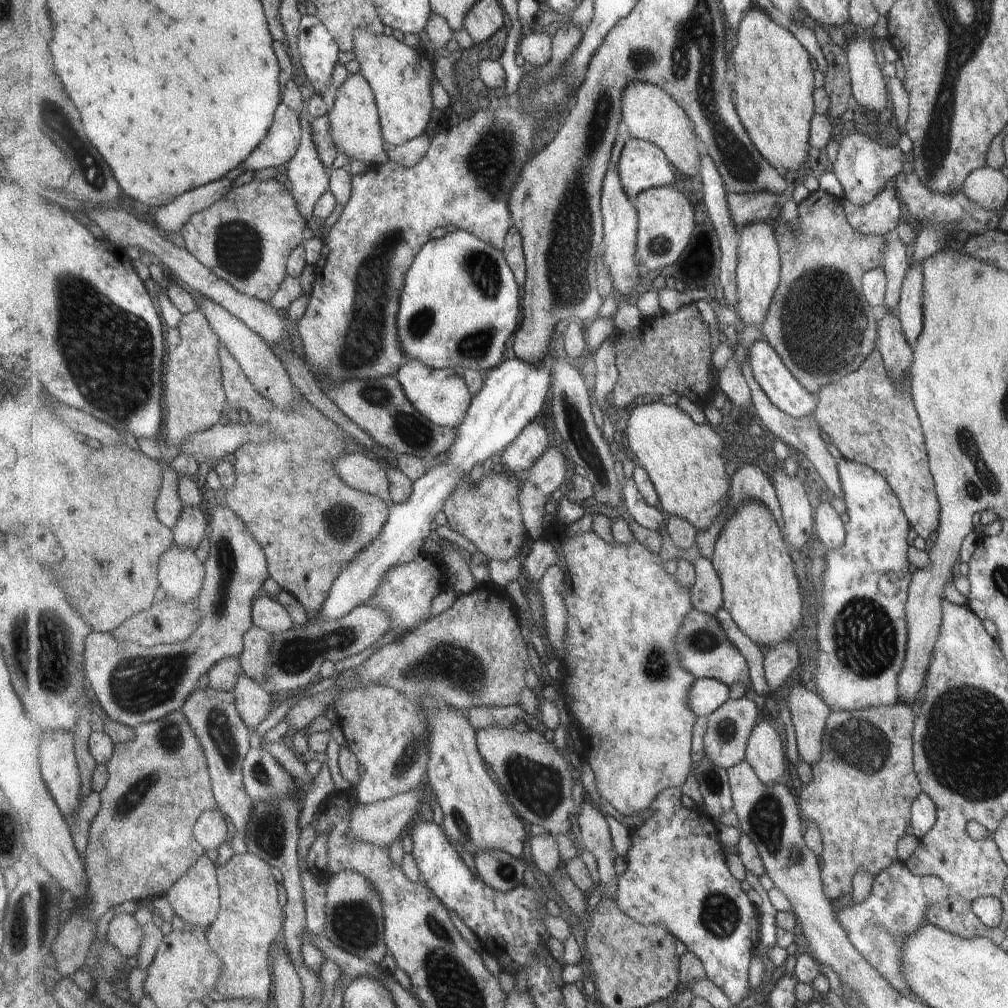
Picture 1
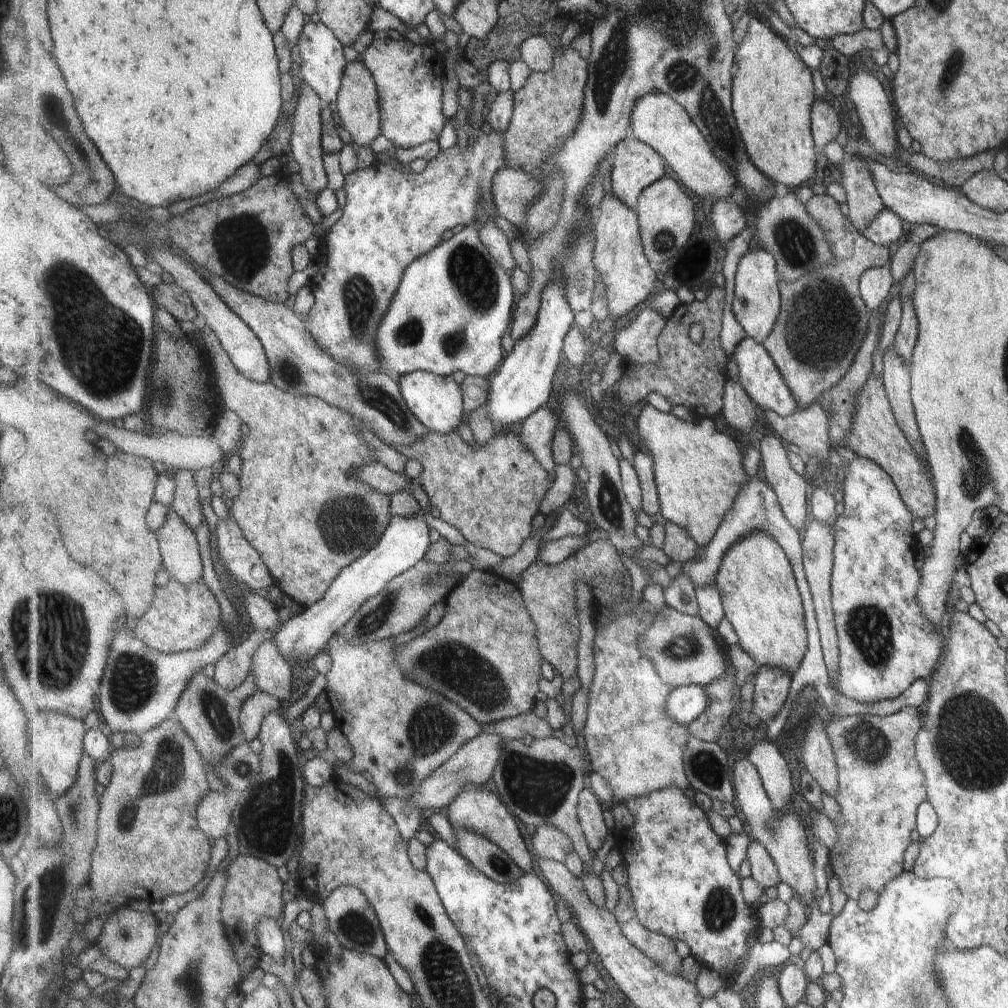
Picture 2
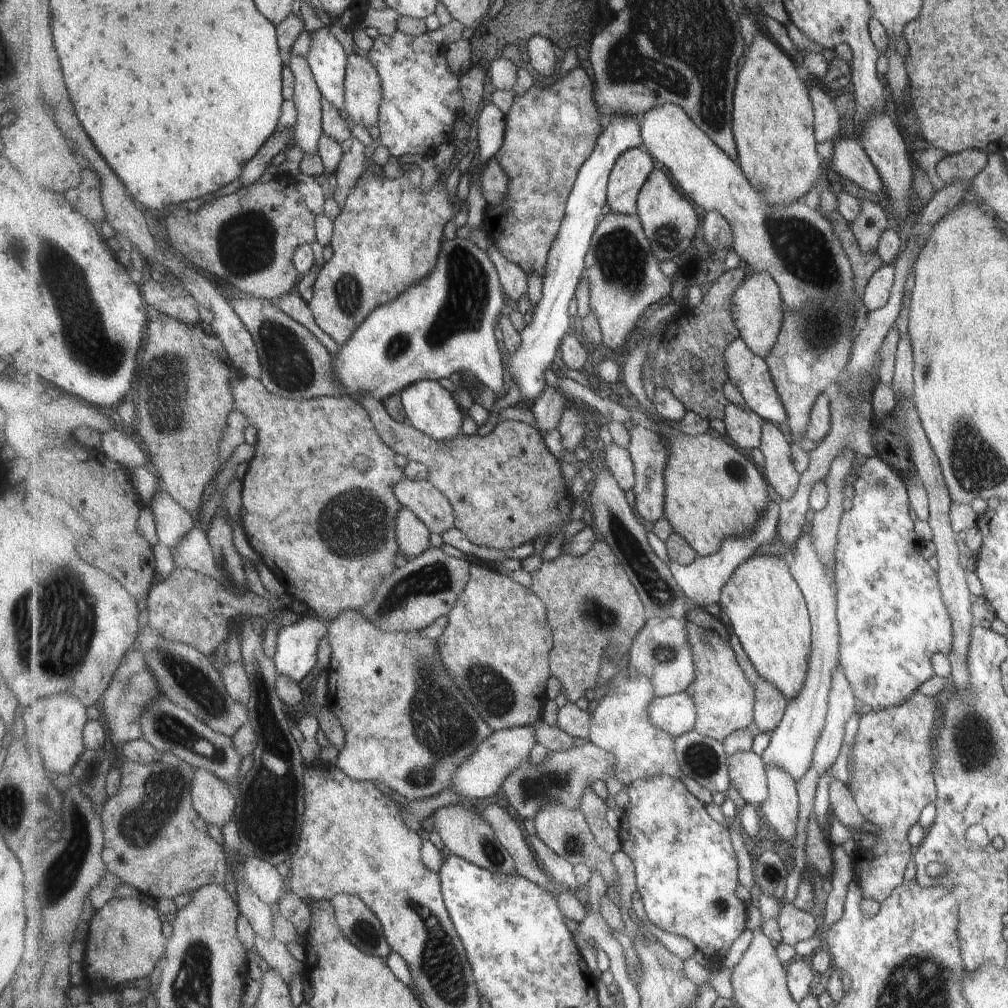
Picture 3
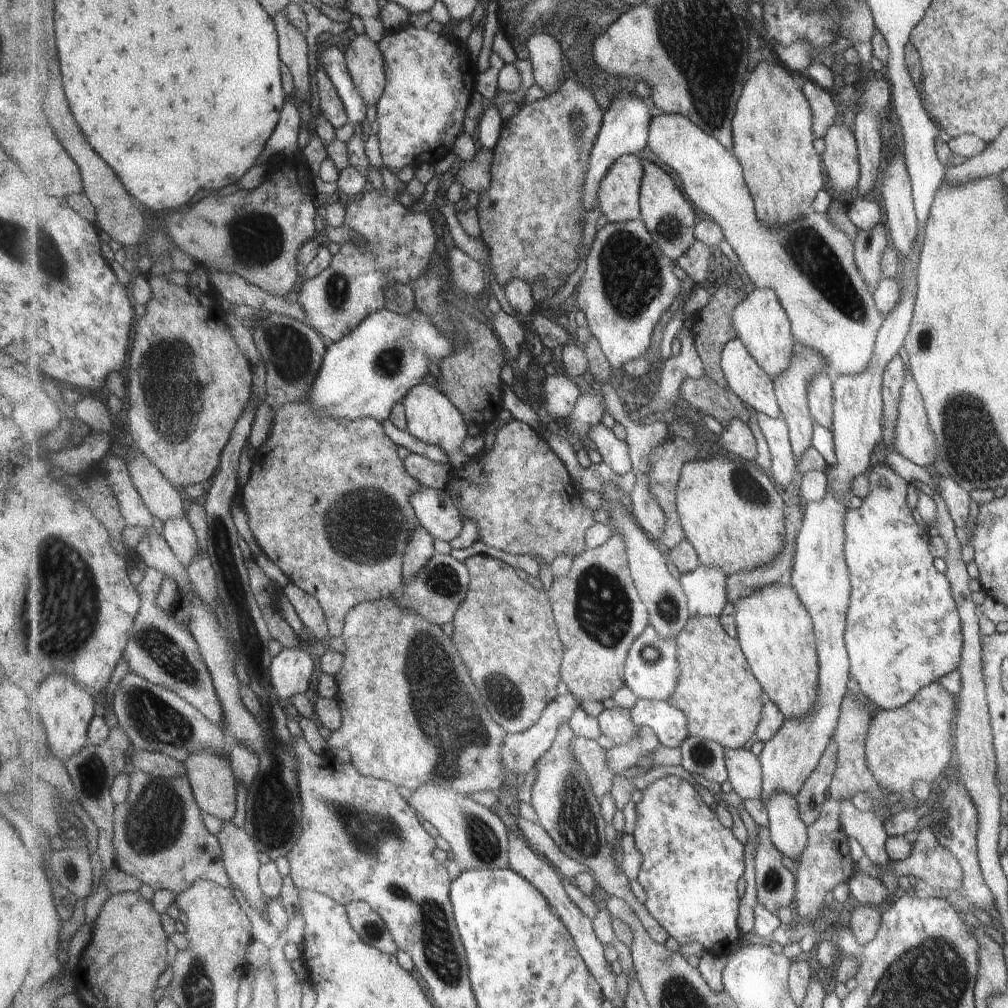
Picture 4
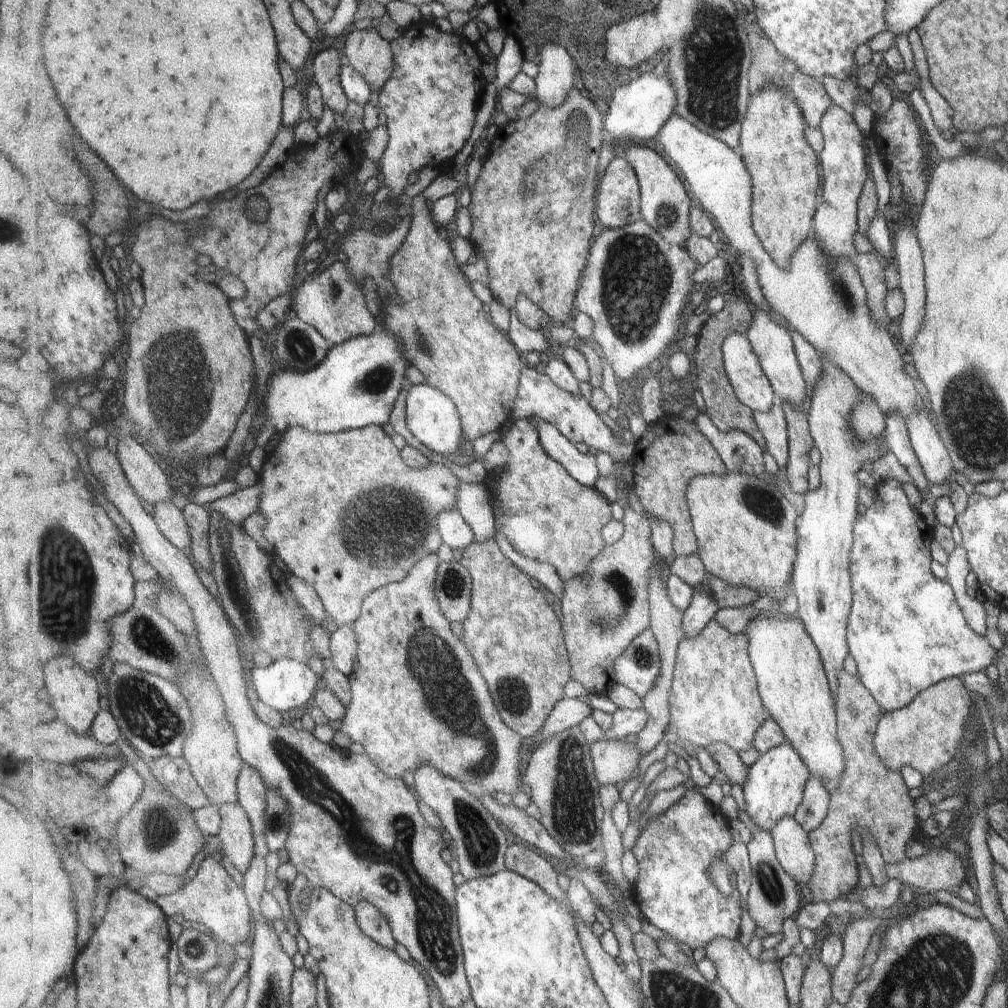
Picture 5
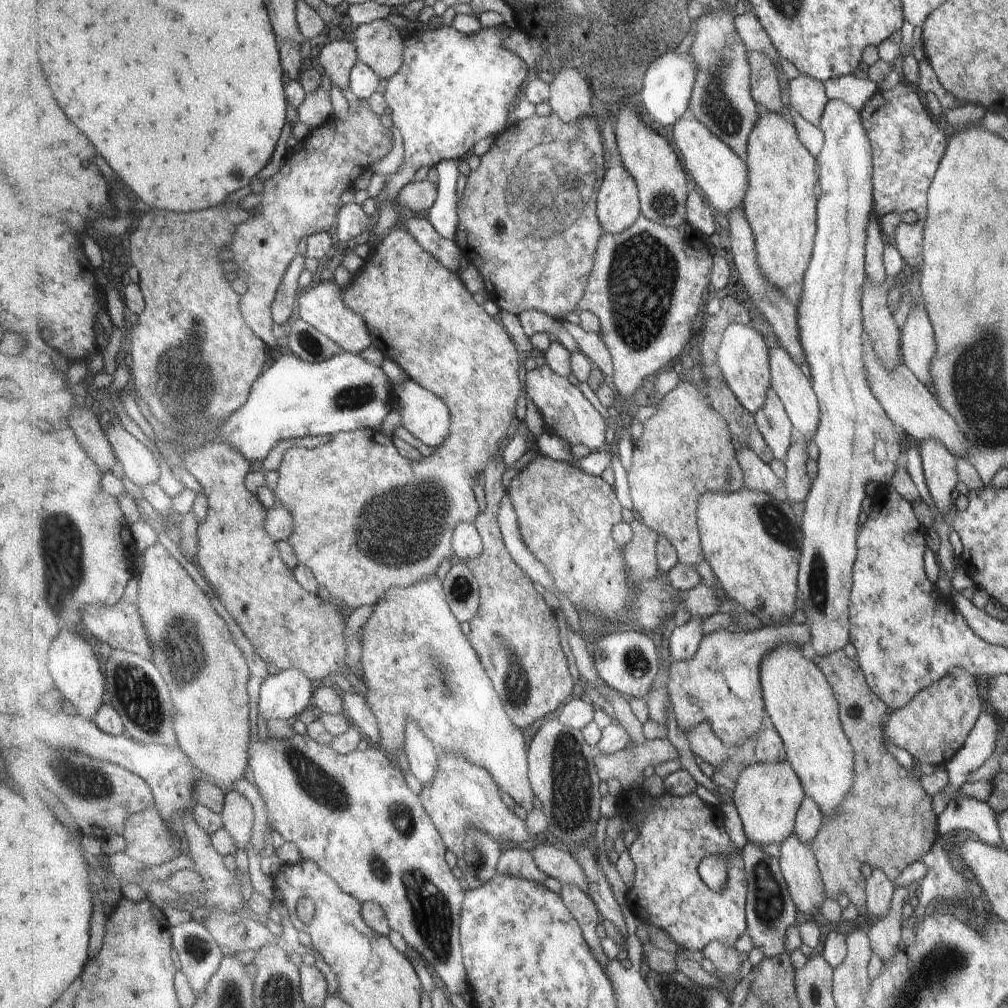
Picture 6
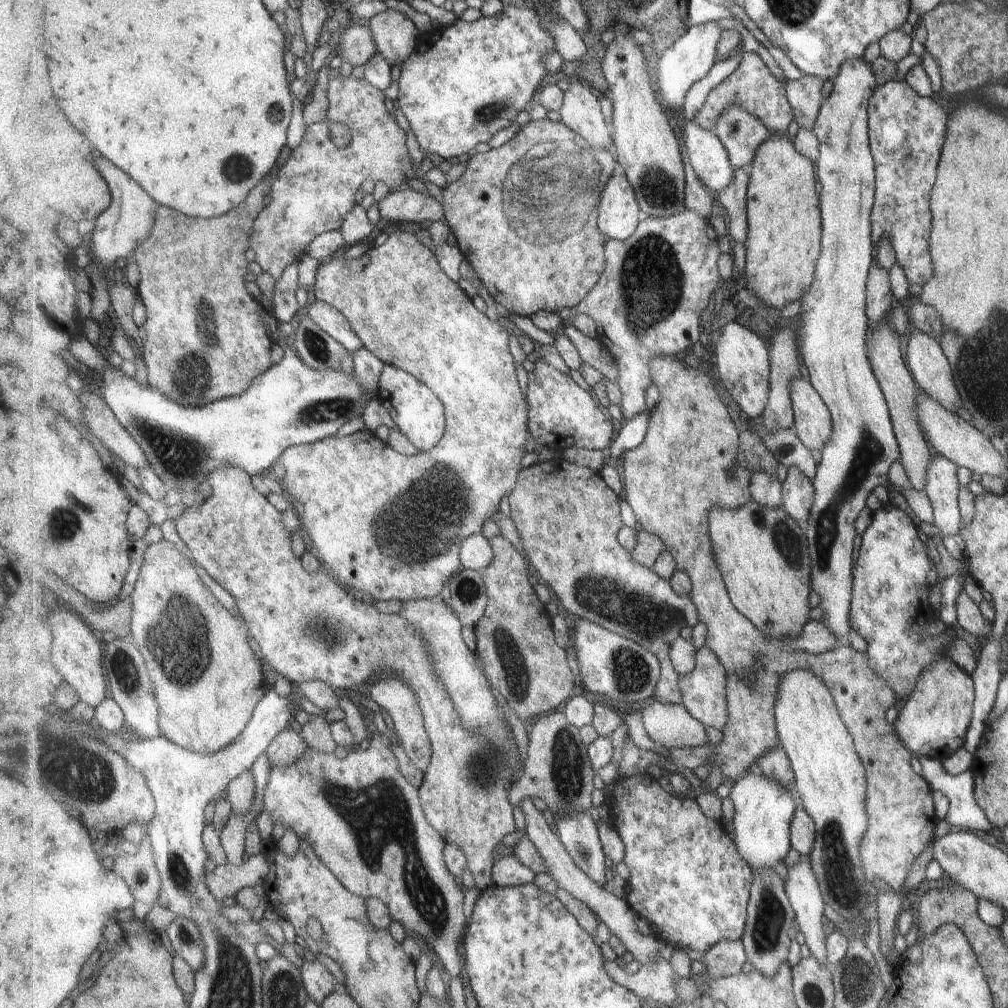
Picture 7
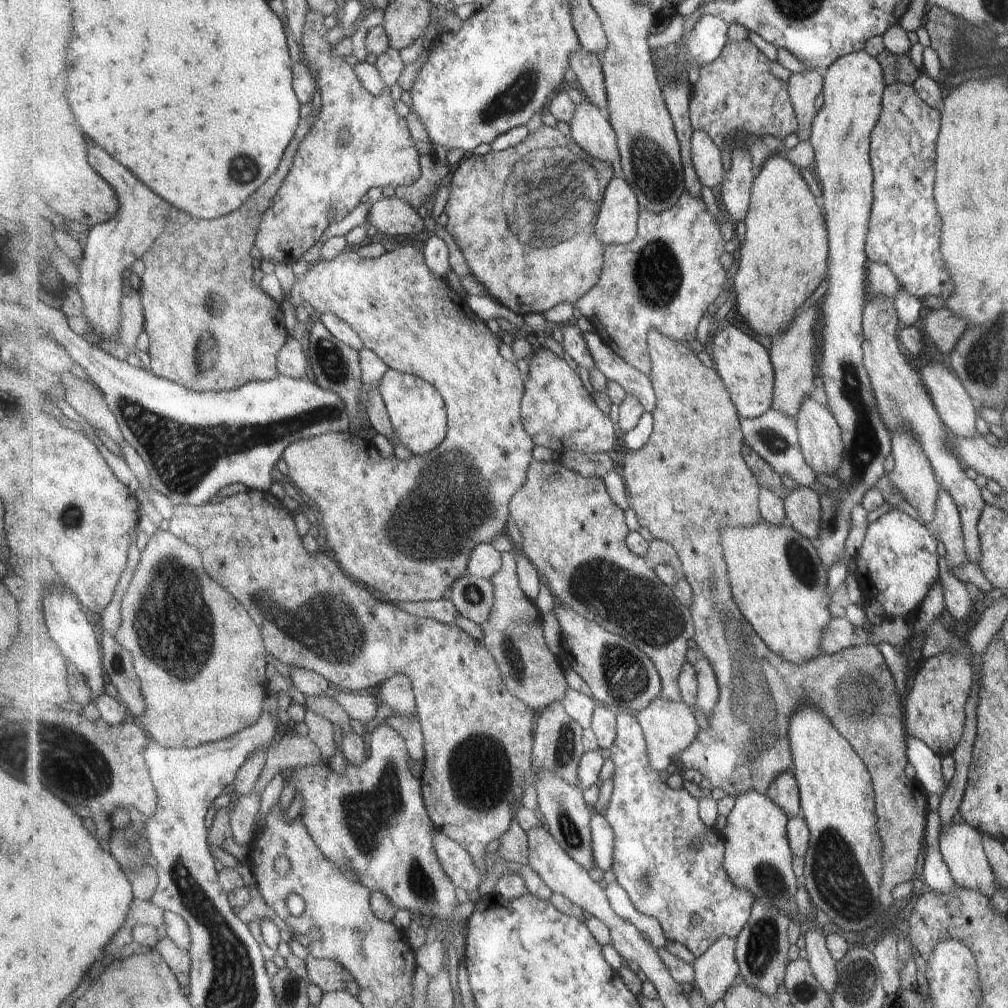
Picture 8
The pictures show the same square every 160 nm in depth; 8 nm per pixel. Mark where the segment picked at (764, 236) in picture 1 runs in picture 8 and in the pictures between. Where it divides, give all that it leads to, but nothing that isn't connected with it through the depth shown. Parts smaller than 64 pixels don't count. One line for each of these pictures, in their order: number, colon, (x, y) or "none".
2: (757, 301)
3: (758, 309)
4: (761, 322)
5: (772, 342)
6: (797, 391)
7: (813, 423)
8: (820, 438)

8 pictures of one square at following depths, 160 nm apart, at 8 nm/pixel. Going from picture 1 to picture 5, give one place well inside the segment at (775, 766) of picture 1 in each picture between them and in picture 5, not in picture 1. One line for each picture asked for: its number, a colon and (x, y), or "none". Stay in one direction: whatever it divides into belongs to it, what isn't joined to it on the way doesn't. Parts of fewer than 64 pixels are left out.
2: (776, 777)
3: (782, 810)
4: (788, 831)
5: (791, 840)

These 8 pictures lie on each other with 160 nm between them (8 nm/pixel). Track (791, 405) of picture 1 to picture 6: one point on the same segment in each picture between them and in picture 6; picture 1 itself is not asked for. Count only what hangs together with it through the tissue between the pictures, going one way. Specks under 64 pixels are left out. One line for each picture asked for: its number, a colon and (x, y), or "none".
2: (759, 376)
3: (749, 372)
4: (746, 377)
5: (745, 372)
6: (743, 356)

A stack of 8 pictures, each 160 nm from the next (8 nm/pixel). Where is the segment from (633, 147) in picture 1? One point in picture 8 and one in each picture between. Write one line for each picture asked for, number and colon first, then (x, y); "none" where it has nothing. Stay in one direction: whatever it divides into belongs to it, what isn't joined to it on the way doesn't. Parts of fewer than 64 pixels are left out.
2: (636, 165)
3: (634, 167)
4: (619, 196)
5: (619, 201)
6: (619, 208)
7: (620, 213)
8: (618, 220)

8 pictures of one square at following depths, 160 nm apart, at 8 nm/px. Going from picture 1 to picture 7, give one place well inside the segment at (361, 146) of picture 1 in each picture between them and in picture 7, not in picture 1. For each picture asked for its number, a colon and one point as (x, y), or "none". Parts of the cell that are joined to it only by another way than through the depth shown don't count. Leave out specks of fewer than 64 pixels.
2: (358, 104)
3: (364, 90)
4: (364, 58)
5: (367, 51)
6: (380, 44)
7: (396, 37)

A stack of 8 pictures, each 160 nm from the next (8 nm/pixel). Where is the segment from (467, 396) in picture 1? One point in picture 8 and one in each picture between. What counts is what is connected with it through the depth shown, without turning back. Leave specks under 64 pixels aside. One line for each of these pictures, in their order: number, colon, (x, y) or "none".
2: (437, 401)
3: (429, 406)
4: (432, 418)
5: (433, 419)
6: (425, 415)
7: (419, 413)
8: (418, 411)

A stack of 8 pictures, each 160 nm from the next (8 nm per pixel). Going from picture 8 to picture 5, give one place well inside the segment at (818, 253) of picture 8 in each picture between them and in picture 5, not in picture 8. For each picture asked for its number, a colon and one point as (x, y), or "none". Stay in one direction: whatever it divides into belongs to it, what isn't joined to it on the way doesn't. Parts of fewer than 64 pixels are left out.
5: (785, 169)
6: (781, 205)
7: (782, 256)

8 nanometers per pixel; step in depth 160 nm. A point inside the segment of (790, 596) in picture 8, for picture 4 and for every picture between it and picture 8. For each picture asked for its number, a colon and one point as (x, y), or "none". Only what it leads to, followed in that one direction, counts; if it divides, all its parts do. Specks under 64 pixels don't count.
4: (734, 517)
5: (747, 532)
6: (753, 541)
7: (763, 553)

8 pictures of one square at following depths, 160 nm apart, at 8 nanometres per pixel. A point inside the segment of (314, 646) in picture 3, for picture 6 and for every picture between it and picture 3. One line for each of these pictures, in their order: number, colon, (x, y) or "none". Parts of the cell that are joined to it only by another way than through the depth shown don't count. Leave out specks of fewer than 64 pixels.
4: (291, 669)
5: (287, 684)
6: (285, 695)

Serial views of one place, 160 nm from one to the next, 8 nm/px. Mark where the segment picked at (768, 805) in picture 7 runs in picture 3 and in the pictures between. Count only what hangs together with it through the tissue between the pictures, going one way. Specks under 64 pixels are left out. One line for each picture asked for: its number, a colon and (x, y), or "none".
3: (792, 745)
4: (820, 576)
5: (776, 785)
6: (768, 796)

